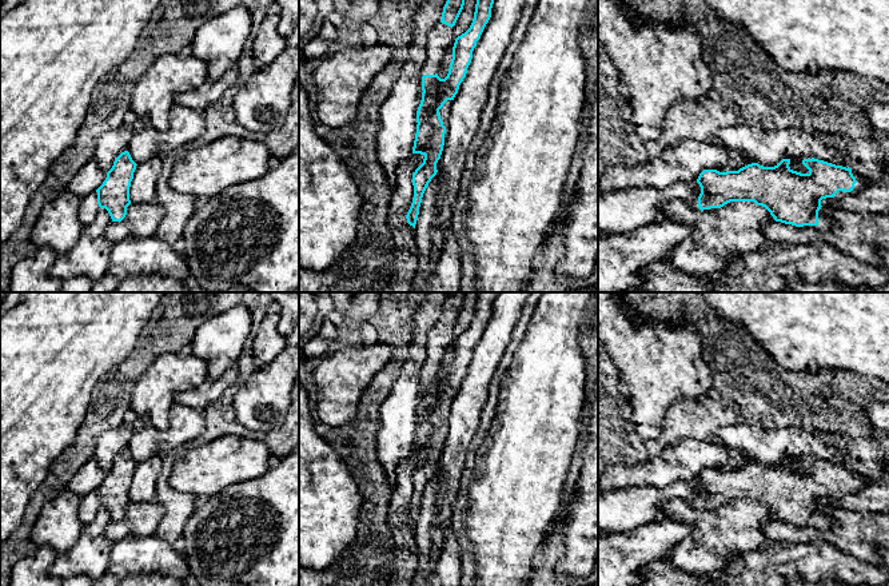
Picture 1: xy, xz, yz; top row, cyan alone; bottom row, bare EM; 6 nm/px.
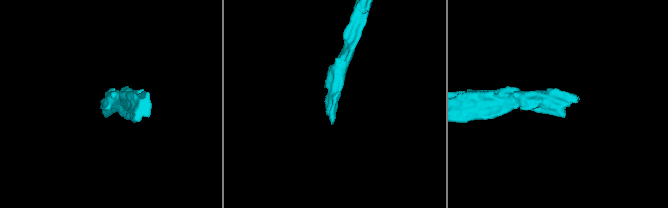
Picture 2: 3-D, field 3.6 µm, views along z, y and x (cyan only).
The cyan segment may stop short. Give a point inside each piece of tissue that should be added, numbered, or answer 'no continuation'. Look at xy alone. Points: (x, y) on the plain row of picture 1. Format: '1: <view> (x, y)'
1: xy (88, 507)

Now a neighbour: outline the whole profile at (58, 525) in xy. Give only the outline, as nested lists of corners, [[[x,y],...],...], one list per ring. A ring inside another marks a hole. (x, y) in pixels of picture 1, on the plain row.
[[[64,489],[41,507],[31,530],[36,546],[47,545],[64,554],[77,541],[83,523],[79,519],[80,497]]]

